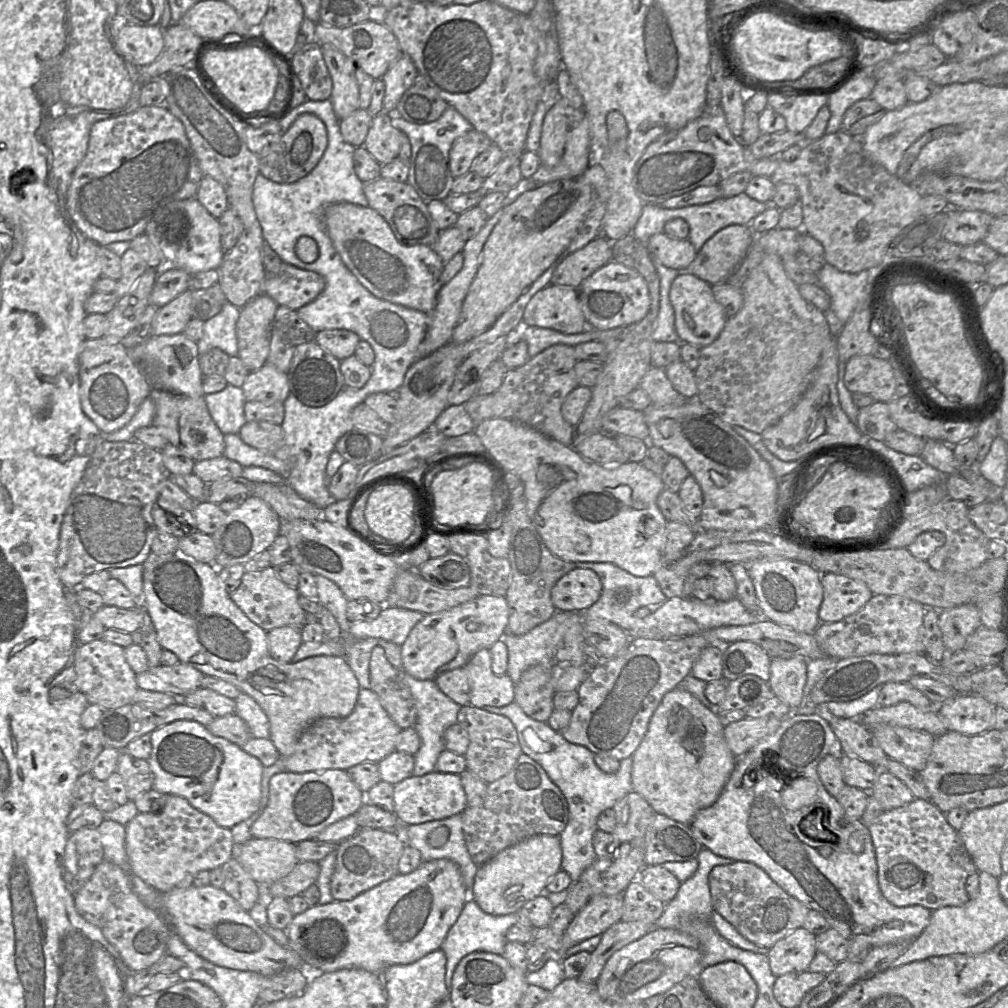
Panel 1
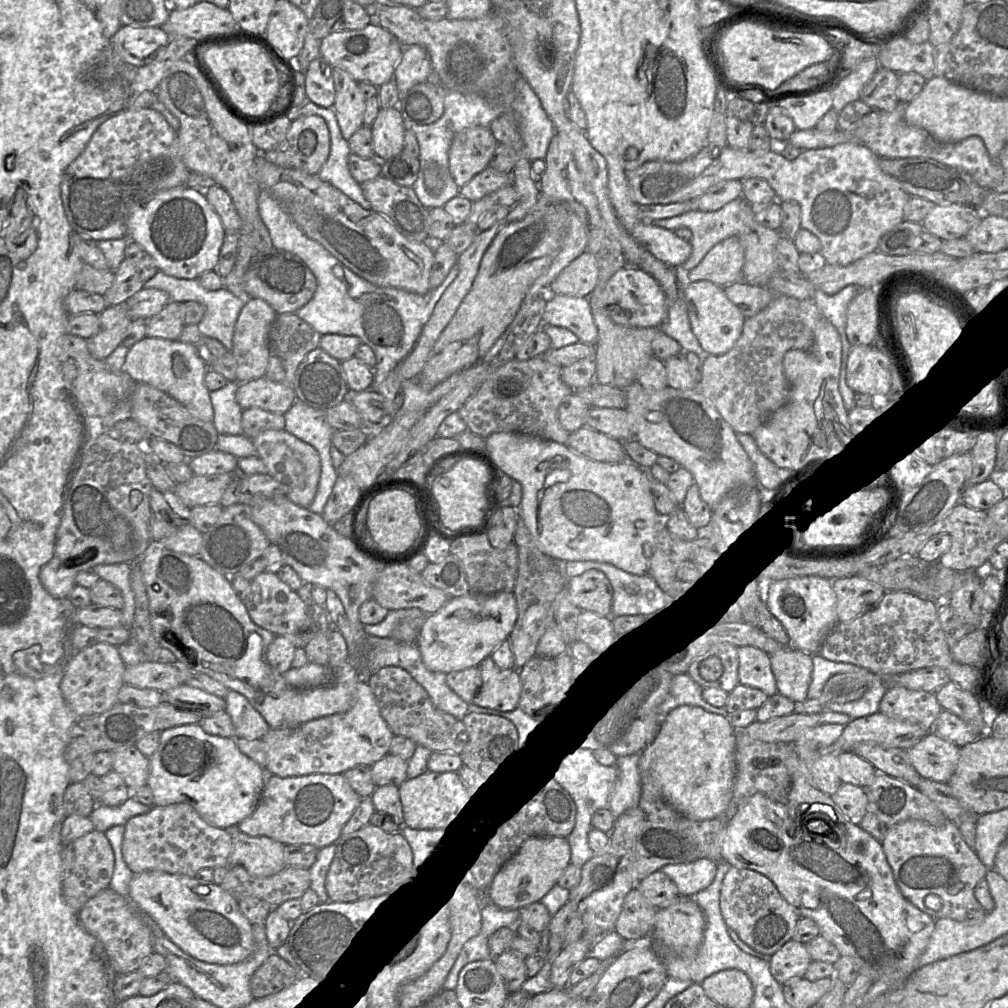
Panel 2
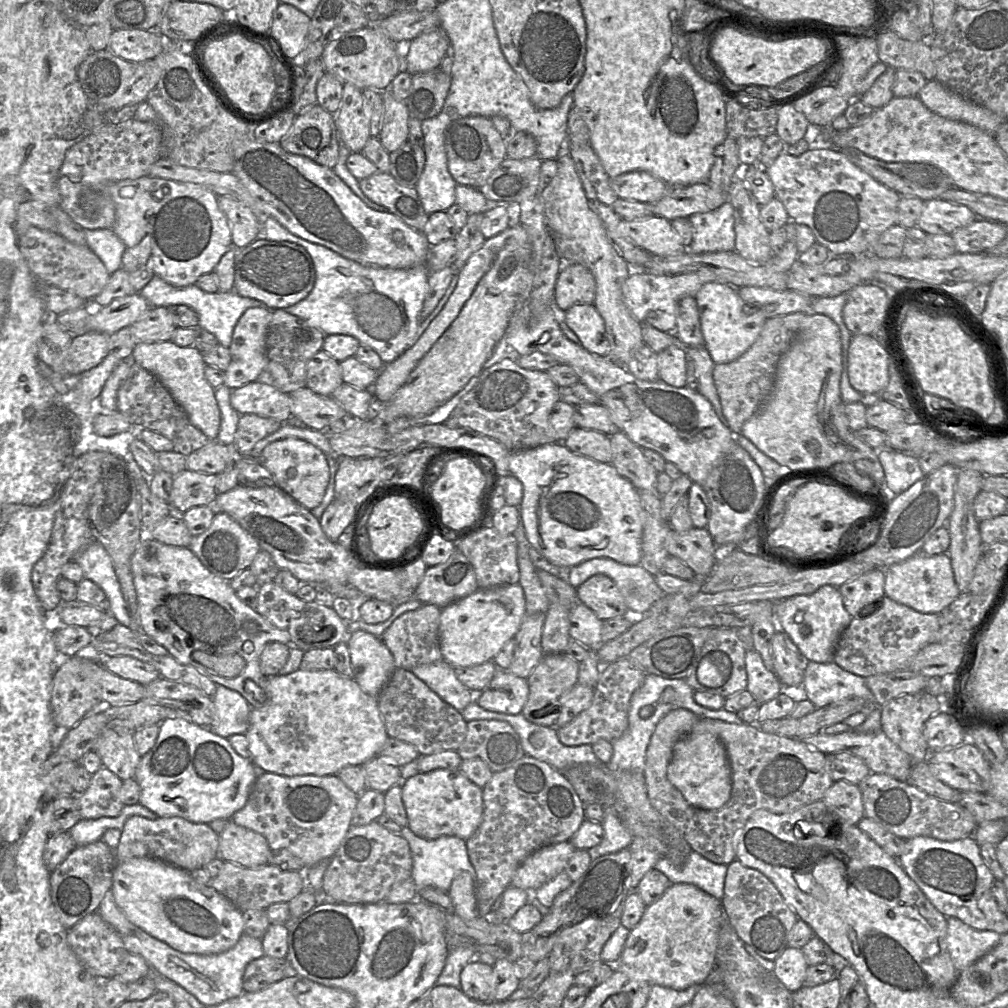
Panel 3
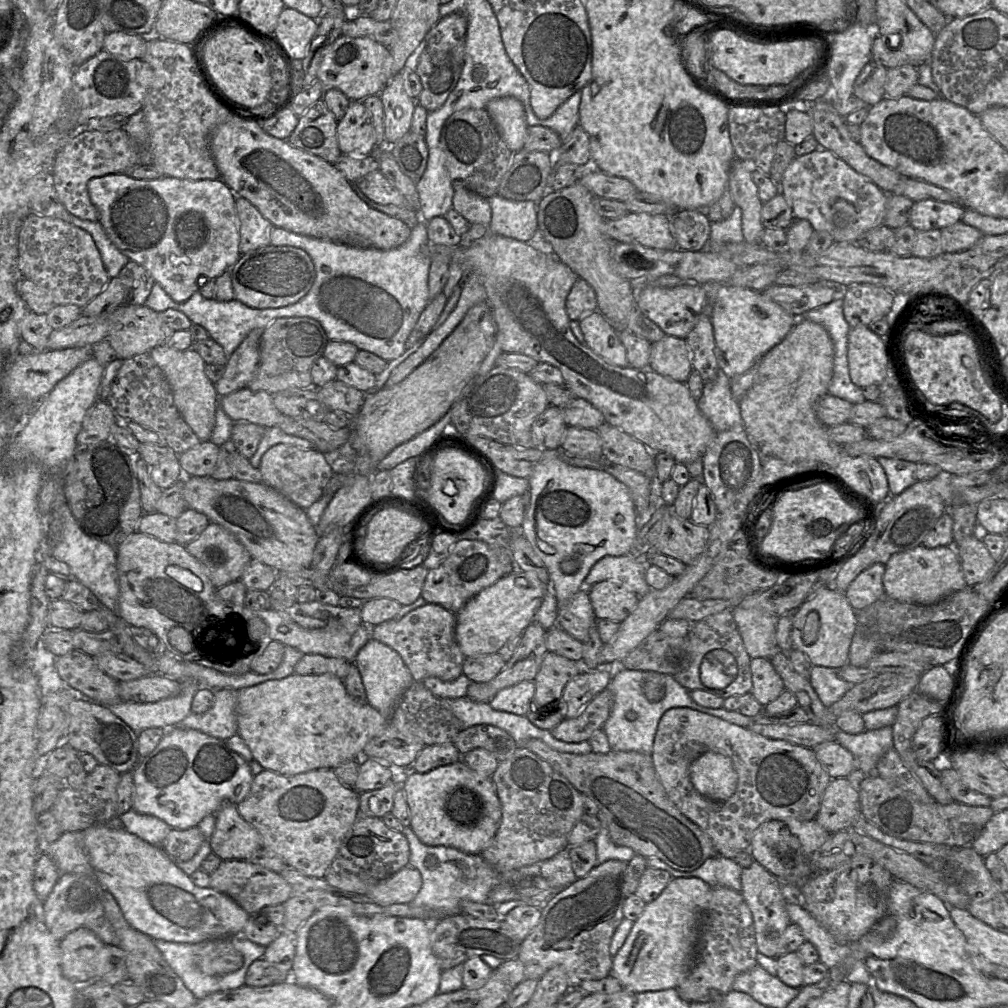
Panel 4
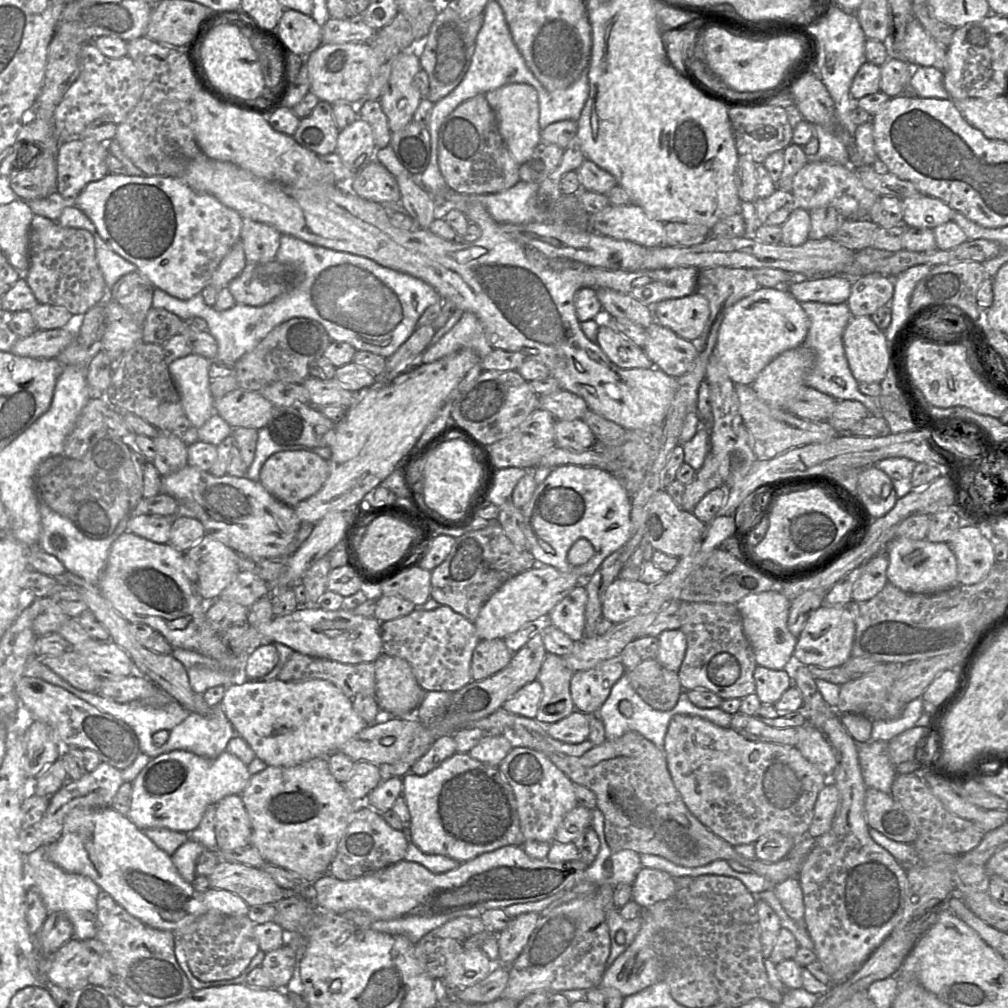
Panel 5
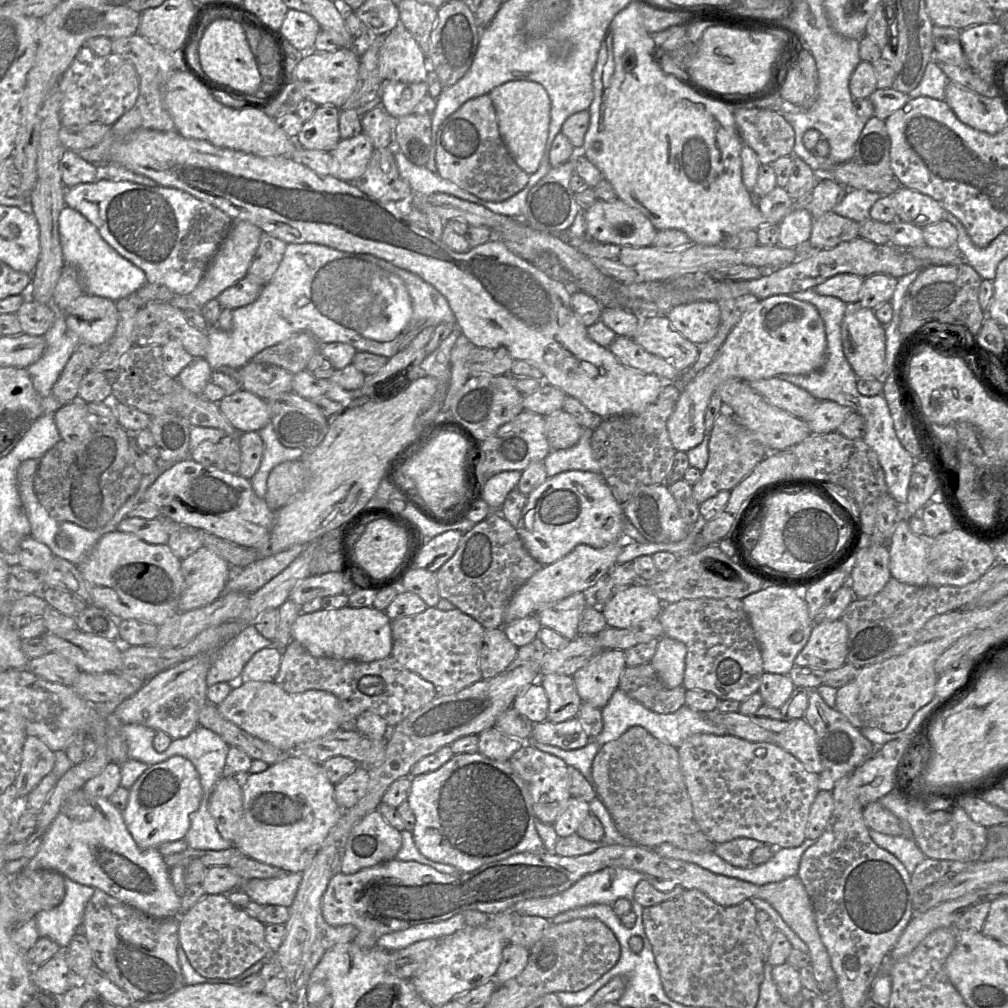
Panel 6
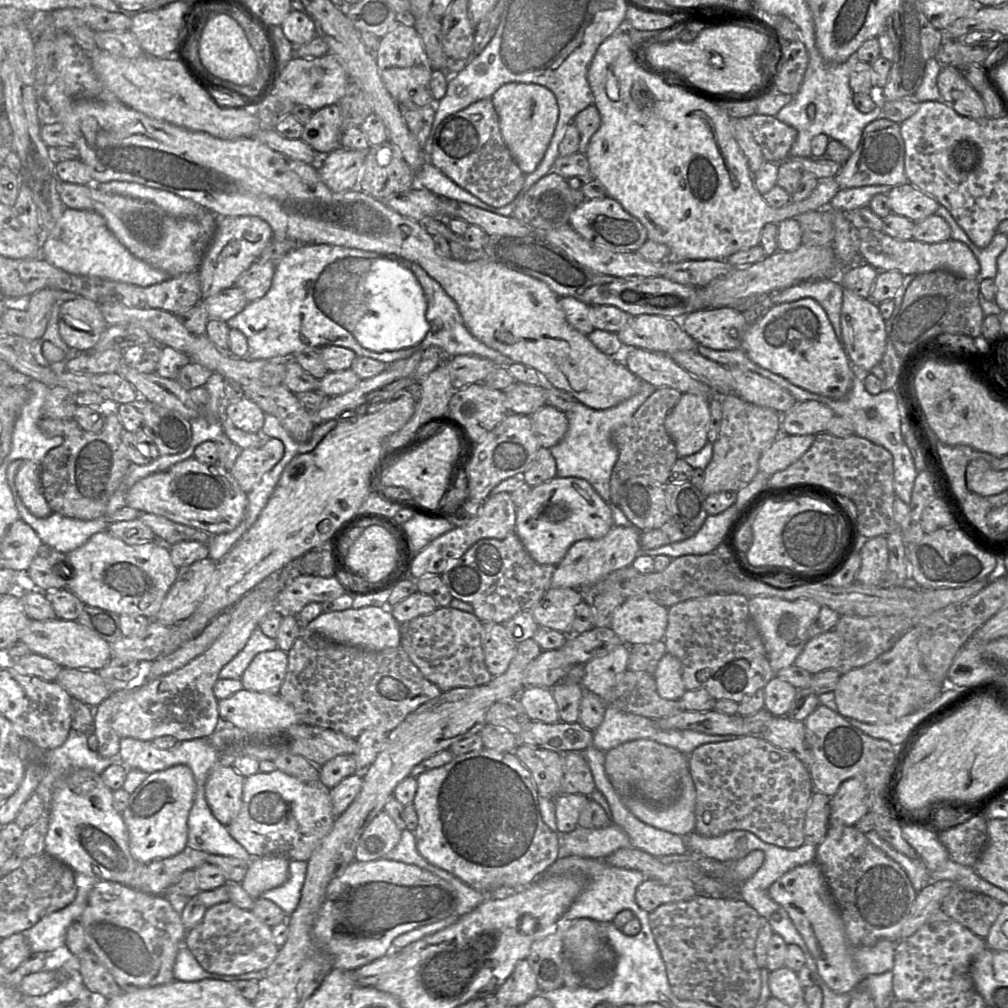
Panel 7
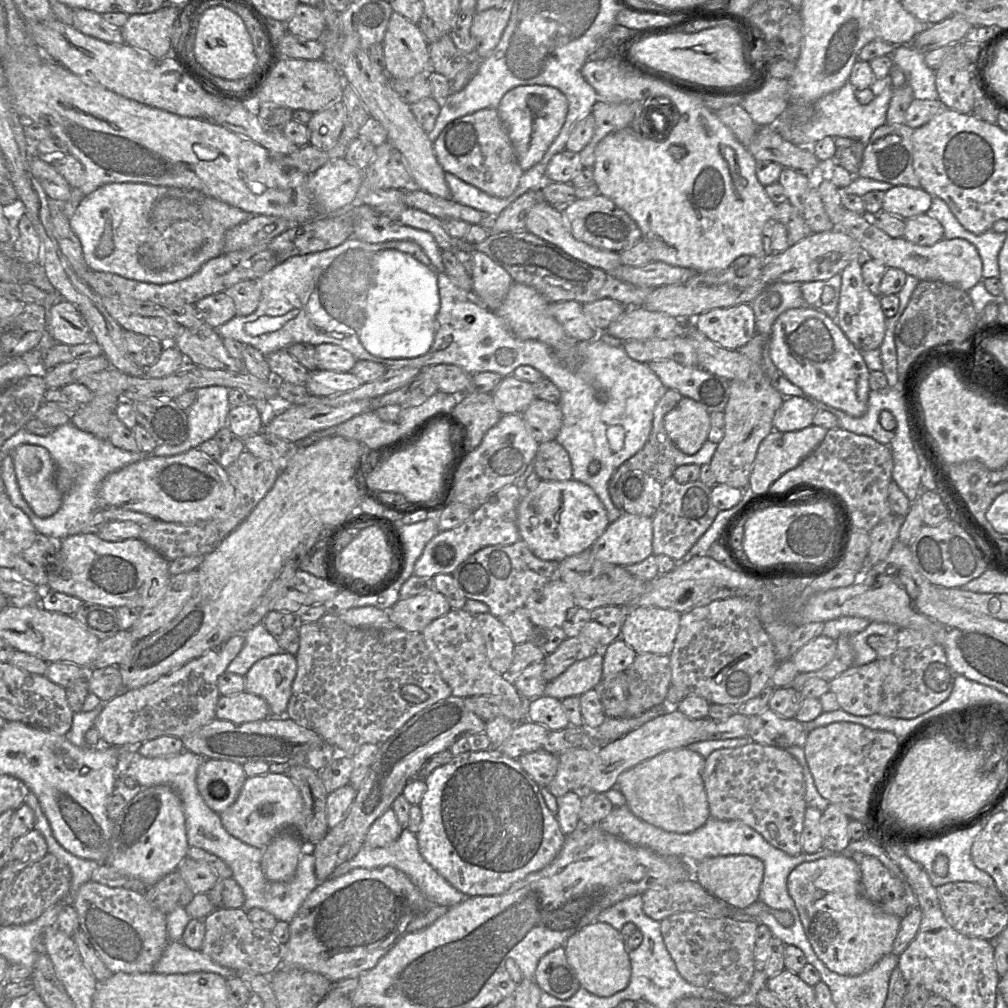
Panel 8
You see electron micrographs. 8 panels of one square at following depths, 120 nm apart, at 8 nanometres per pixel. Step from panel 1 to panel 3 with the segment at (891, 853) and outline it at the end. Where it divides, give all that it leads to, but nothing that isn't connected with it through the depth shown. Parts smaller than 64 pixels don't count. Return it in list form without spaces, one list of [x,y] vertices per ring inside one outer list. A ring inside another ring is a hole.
[[[914,837],[906,840],[905,850],[898,862],[907,875],[917,884],[928,900],[946,917],[956,917],[977,930],[1004,933],[1007,914],[1000,911],[992,895],[994,877],[980,855],[980,847],[973,837],[956,841],[941,841],[931,837]]]

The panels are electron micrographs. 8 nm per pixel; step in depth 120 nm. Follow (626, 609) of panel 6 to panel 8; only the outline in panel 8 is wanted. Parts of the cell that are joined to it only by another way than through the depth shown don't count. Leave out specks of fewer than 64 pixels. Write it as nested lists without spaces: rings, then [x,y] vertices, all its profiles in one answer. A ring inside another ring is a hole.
[[[633,607],[625,617],[620,639],[637,654],[669,656],[680,627],[681,614],[657,607]]]

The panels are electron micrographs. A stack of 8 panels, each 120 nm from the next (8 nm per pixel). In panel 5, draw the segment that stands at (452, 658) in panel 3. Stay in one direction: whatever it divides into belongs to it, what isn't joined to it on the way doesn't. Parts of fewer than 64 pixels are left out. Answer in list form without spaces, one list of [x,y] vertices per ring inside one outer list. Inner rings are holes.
[[[536,565],[507,580],[482,606],[474,625],[480,640],[504,639],[526,624],[542,623],[551,610],[585,580],[552,566]]]

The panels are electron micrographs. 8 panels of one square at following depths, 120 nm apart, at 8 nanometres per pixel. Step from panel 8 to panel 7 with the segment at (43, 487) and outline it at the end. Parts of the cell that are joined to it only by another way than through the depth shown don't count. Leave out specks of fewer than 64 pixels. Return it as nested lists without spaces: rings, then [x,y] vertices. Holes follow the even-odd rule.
[[[25,460],[17,470],[15,484],[22,502],[33,515],[44,518],[52,513],[42,492],[40,464]]]

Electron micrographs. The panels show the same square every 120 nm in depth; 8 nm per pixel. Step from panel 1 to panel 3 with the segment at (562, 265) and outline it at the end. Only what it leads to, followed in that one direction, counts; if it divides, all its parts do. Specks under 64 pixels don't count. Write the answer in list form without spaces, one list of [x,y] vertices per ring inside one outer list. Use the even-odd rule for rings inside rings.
[[[564,264],[556,281],[554,305],[560,315],[576,304],[593,304],[596,282],[589,269],[581,264]]]

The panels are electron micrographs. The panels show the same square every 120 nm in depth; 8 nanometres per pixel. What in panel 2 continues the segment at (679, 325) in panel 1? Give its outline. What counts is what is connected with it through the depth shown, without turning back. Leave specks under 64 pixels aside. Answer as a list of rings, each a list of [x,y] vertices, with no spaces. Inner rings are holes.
[[[710,281],[684,282],[682,296],[686,303],[691,329],[708,355],[722,355],[740,338],[745,316],[726,296],[724,287]]]

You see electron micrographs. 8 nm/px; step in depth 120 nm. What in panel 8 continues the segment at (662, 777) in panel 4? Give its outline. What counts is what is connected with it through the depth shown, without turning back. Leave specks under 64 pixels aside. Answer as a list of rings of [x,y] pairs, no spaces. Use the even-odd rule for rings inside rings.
[[[753,741],[736,748],[717,749],[705,758],[702,779],[711,818],[740,820],[786,854],[803,852],[805,782],[802,767],[786,749]]]

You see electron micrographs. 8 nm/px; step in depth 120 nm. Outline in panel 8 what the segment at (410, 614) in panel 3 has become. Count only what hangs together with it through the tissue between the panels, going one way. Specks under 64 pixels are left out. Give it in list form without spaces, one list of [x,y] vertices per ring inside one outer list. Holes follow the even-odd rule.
[[[451,609],[447,614],[432,621],[421,632],[426,648],[435,660],[442,679],[450,686],[452,696],[500,696],[519,713],[519,718],[528,720],[530,700],[523,697],[507,675],[493,670],[486,654],[484,638],[475,615],[464,609]]]

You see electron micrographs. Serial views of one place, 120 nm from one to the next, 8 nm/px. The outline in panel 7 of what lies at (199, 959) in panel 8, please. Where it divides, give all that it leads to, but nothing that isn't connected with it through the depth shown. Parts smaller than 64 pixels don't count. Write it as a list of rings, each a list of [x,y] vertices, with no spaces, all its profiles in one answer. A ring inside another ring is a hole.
[[[181,945],[174,964],[174,978],[184,982],[195,982],[203,979],[215,979],[225,982],[234,982],[238,980],[256,980],[264,976],[264,971],[254,971],[238,975],[221,975],[210,973],[204,970],[195,959],[190,950]]]

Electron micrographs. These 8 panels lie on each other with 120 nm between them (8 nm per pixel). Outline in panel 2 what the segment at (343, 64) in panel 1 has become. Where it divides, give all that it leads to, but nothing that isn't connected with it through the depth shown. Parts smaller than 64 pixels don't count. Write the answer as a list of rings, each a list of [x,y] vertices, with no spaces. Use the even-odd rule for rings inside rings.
[[[332,67],[335,86],[335,102],[333,109],[345,140],[364,125],[366,99],[358,83],[343,69]]]

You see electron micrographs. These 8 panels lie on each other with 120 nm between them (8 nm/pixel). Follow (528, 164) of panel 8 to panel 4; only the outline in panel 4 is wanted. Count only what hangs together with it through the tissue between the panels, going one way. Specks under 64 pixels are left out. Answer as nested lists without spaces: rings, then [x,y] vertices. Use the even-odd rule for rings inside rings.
[[[514,97],[490,100],[486,110],[508,148],[517,153],[523,150],[528,125],[523,104]]]

